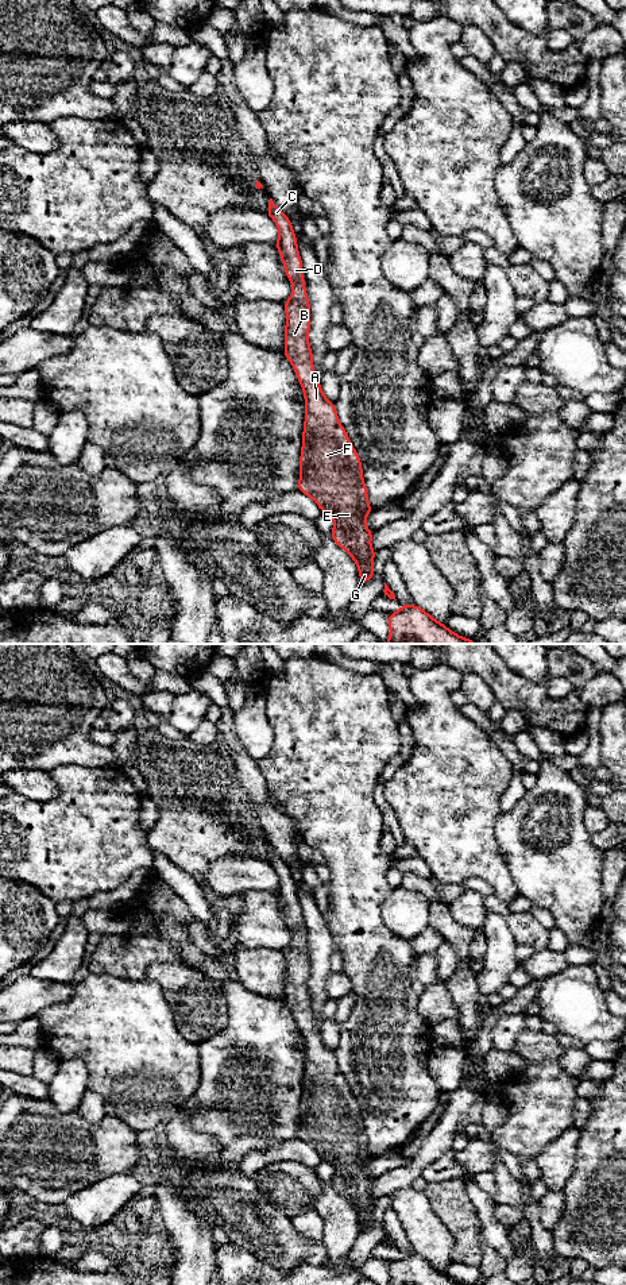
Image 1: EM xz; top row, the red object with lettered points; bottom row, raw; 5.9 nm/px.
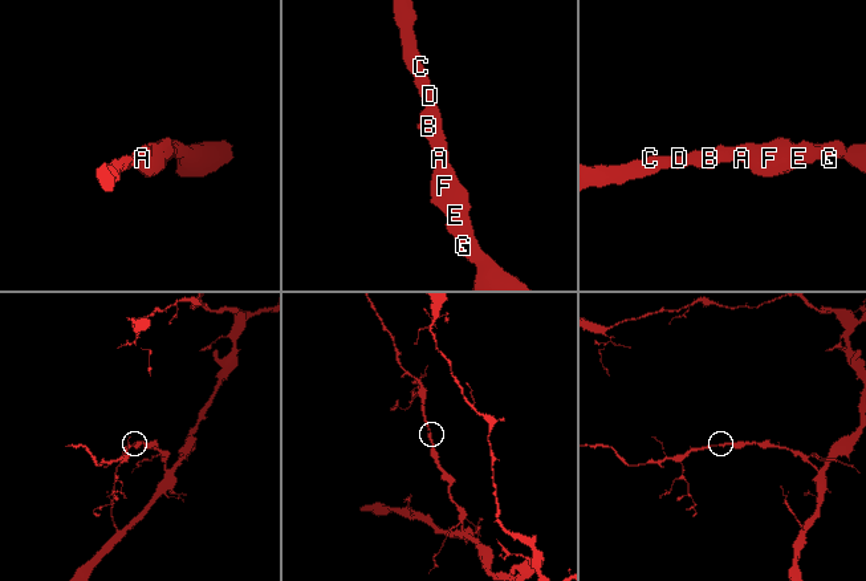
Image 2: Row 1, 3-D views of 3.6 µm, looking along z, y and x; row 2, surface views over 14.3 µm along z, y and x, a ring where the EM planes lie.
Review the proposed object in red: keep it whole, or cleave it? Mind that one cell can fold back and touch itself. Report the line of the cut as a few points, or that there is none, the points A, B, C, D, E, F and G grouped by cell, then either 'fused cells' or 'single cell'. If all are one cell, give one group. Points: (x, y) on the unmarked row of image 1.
no cut; A B C D E F G; single cell

